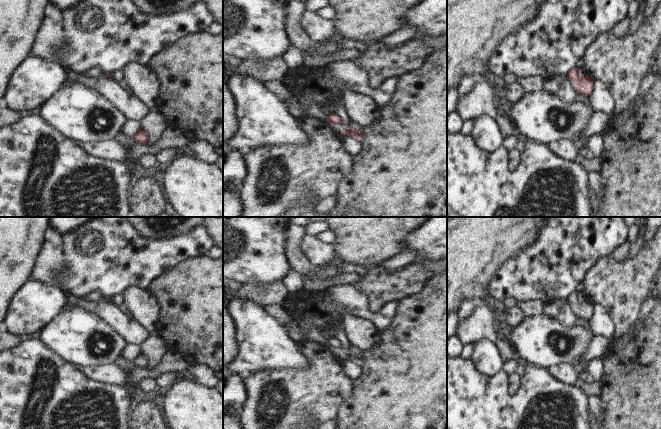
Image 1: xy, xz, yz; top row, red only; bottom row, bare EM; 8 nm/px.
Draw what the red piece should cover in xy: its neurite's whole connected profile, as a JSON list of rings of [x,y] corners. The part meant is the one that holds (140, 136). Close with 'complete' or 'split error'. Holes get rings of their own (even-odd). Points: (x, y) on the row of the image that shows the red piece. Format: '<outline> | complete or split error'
[[[141,128],[134,134],[134,139],[137,143],[147,144],[147,134]]] | complete

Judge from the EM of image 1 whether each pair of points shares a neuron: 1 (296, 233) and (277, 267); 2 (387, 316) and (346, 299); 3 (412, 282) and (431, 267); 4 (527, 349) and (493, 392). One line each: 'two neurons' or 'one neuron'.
1: two neurons
2: one neuron
3: two neurons
4: two neurons

